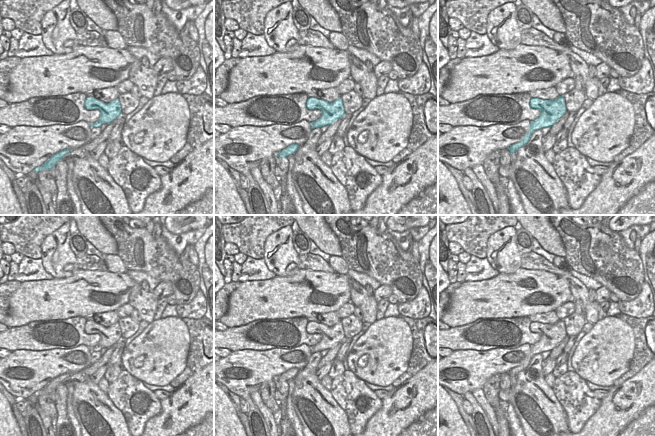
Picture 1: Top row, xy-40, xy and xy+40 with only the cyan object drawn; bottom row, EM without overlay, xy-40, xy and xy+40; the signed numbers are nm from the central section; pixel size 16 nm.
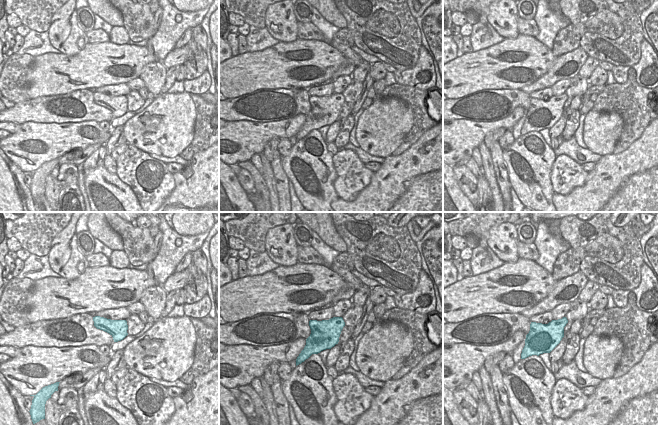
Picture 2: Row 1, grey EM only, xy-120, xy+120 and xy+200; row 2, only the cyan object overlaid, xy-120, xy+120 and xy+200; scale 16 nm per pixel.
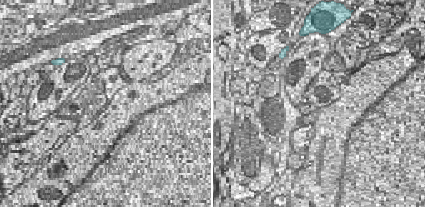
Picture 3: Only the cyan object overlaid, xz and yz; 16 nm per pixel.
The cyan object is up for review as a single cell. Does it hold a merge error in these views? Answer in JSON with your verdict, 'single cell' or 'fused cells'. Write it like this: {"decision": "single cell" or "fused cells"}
{"decision": "single cell"}

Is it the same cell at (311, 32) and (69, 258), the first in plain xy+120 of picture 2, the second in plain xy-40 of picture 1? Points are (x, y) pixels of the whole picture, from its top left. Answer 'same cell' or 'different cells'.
different cells

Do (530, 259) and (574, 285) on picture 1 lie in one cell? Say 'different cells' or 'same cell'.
same cell

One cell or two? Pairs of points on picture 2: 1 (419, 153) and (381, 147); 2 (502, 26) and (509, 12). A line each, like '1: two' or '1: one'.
1: two
2: one

